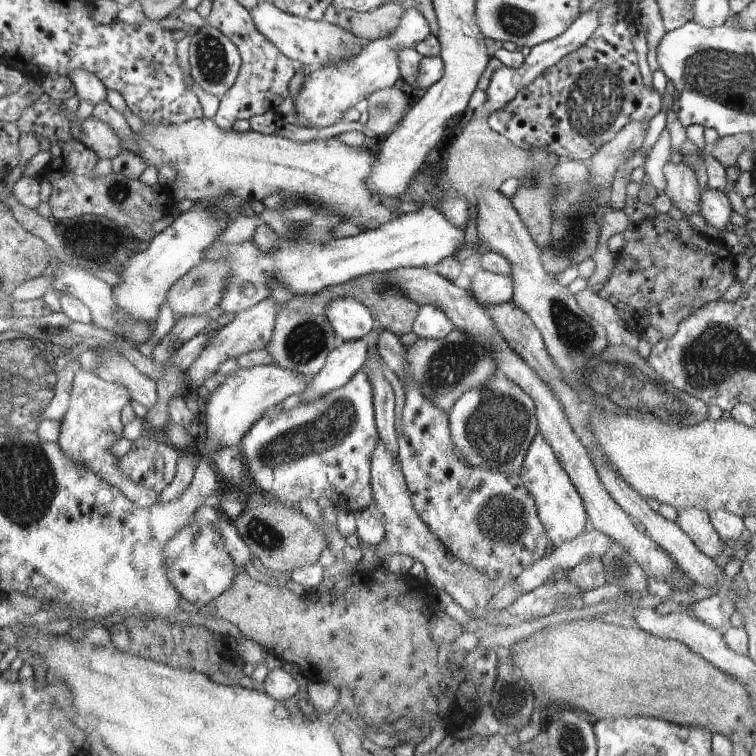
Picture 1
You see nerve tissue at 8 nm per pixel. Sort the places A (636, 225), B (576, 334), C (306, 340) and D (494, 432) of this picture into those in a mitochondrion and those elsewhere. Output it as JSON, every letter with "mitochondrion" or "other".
{"A":"other","B":"mitochondrion","C":"mitochondrion","D":"mitochondrion"}

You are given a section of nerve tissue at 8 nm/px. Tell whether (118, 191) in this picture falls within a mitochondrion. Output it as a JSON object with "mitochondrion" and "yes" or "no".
{"mitochondrion":"yes"}

